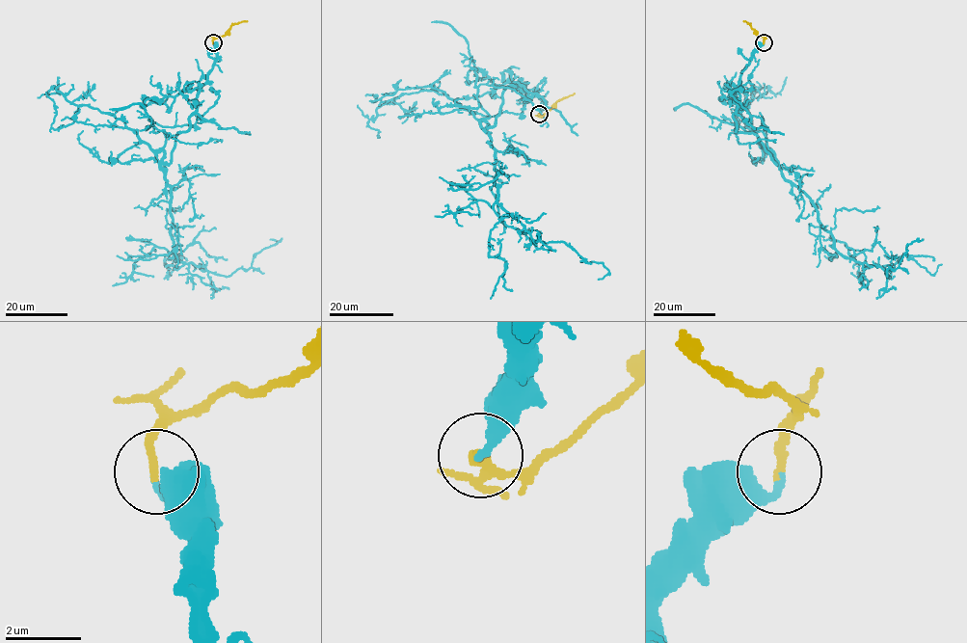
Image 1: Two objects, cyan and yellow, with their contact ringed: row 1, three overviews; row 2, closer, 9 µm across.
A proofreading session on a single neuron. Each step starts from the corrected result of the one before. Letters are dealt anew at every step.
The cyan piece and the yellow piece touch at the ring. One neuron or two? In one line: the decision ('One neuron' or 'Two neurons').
One neuron

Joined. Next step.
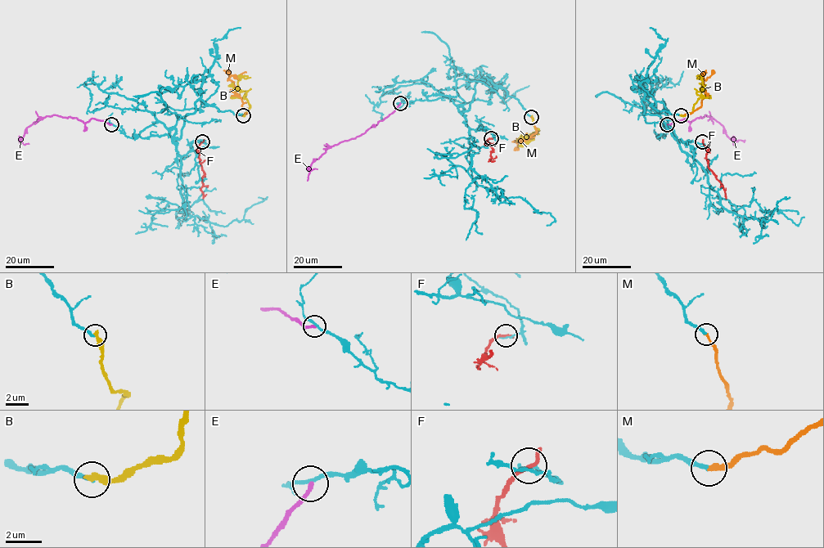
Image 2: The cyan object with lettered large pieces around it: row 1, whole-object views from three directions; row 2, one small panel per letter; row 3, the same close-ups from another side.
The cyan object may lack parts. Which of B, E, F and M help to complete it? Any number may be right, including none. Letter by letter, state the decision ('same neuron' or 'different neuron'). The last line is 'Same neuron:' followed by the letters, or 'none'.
B: different neuron
E: different neuron
F: different neuron
M: same neuron
Same neuron: M

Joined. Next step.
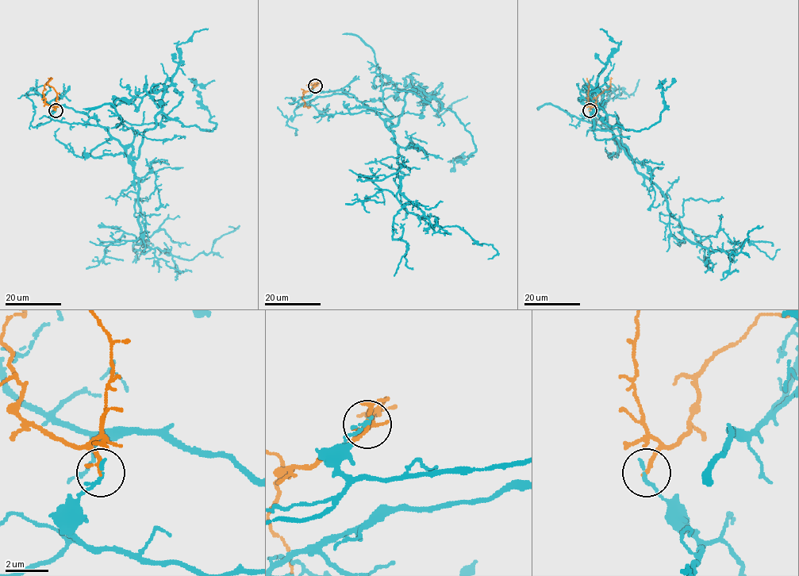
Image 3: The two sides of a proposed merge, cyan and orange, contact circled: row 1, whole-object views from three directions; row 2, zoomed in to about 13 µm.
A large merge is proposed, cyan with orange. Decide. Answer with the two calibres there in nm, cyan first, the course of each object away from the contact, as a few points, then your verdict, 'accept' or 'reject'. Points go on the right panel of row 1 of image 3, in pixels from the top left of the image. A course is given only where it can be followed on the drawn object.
calibres 200 and 200 nm; course cyan (589, 110), (661, 190), (694, 243), (730, 260), (748, 232), (763, 226); course orange (589, 110), (596, 102), (596, 97), (610, 87), (611, 77); reject

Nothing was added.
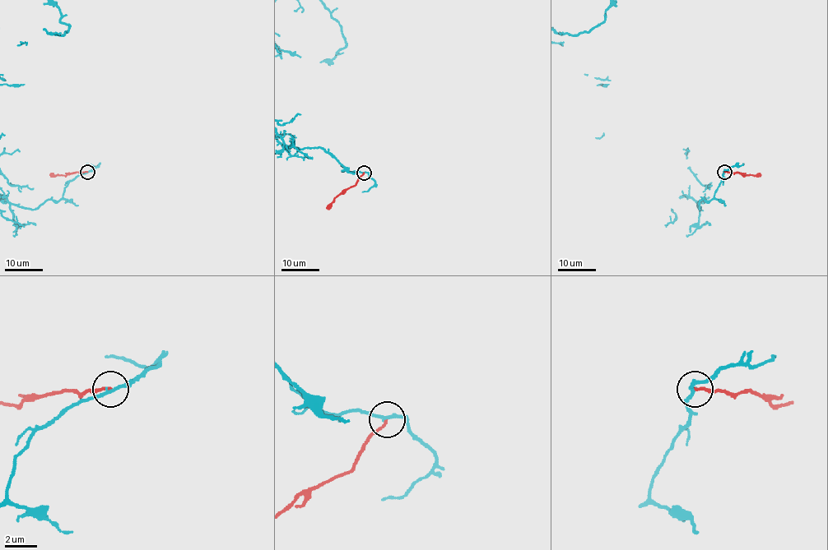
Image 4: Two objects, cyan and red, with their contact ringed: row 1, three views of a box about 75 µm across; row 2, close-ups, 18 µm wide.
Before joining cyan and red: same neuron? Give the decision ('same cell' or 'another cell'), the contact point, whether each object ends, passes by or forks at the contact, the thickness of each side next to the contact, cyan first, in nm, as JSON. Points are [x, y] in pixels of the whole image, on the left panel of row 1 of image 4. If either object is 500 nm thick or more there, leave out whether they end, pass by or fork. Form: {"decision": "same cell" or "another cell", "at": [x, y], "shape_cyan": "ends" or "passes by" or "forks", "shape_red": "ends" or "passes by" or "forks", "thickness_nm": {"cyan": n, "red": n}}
{"decision": "another cell", "at": [87, 172], "shape_cyan": "passes by", "shape_red": "ends", "thickness_nm": {"cyan": 190, "red": 180}}

